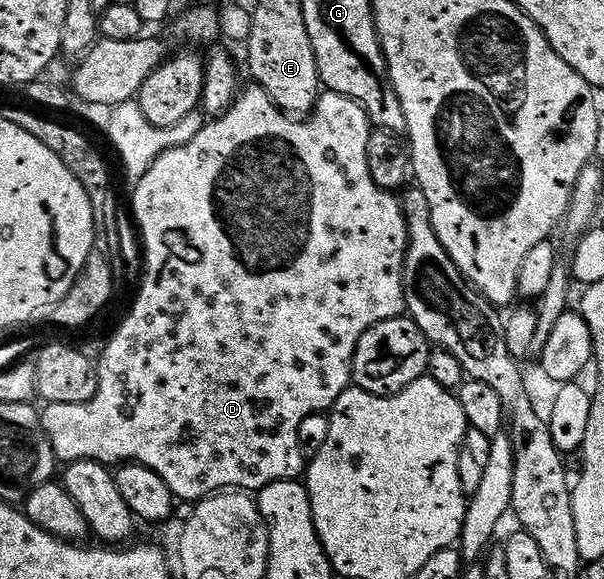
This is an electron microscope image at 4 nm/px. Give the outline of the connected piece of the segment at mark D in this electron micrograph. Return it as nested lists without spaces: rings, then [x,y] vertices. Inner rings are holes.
[[[248,84],[243,90],[244,87],[225,110],[200,125],[186,143],[166,147],[140,178],[135,179],[132,214],[144,241],[144,275],[140,278],[136,299],[112,339],[103,343],[101,356],[95,362],[98,388],[94,396],[82,404],[49,402],[43,407],[45,410],[39,411],[40,426],[61,463],[83,458],[105,464],[137,462],[158,472],[173,496],[185,498],[188,504],[225,488],[258,492],[274,480],[299,479],[306,470],[306,456],[298,448],[298,424],[302,424],[302,416],[327,411],[332,401],[350,385],[358,336],[378,320],[398,318],[405,313],[400,273],[408,233],[399,197],[393,191],[377,188],[366,168],[368,113],[354,100],[333,90],[321,89],[307,114],[293,116],[287,110],[278,109],[260,86]]]

